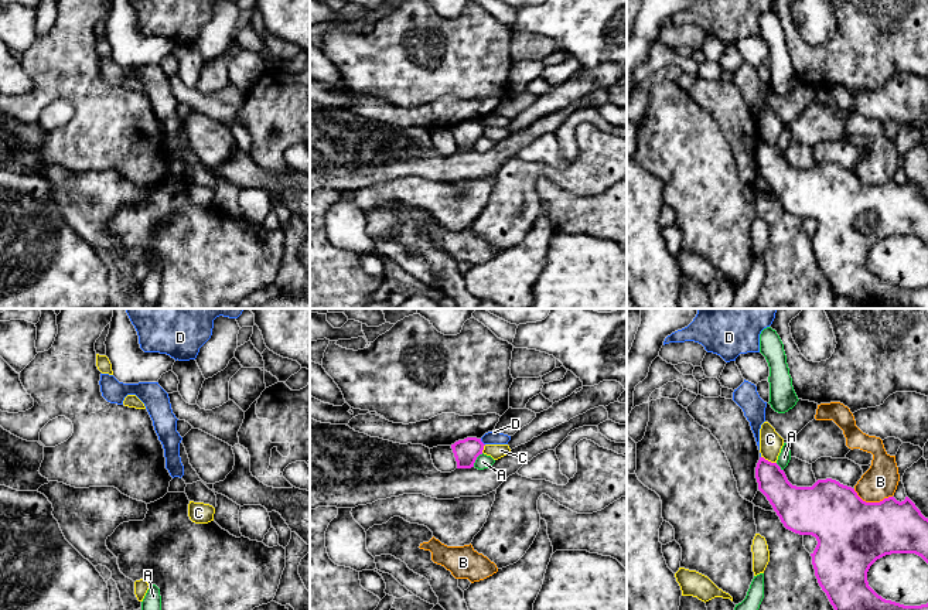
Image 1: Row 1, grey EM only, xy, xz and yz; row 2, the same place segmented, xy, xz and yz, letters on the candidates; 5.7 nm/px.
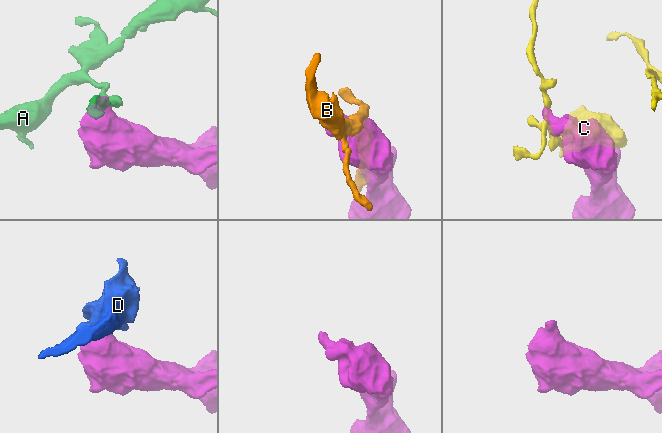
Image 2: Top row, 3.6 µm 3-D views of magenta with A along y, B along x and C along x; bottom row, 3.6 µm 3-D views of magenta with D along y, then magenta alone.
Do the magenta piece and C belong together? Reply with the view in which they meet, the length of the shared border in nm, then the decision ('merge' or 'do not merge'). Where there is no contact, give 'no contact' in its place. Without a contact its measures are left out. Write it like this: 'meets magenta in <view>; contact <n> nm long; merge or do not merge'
meets magenta in yz; contact 100 nm long; do not merge

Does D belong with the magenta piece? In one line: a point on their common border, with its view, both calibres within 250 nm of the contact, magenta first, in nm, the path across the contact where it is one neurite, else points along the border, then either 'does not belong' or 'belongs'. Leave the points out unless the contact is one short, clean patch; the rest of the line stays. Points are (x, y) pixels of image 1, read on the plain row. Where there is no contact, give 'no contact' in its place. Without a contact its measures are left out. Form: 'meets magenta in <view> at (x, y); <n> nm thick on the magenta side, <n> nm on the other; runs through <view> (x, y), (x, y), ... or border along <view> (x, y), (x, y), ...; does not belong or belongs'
meets magenta in xz at (481, 125); 140 nm thick on the magenta side, 80 nm on the other; border along xz (480, 122), (484, 128); does not belong

